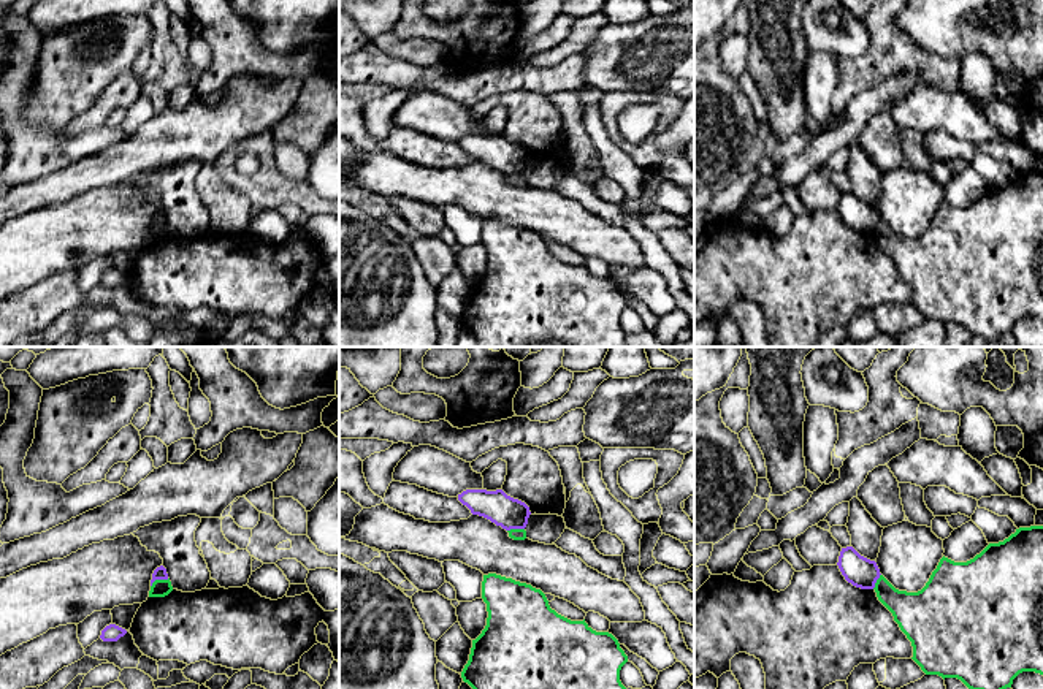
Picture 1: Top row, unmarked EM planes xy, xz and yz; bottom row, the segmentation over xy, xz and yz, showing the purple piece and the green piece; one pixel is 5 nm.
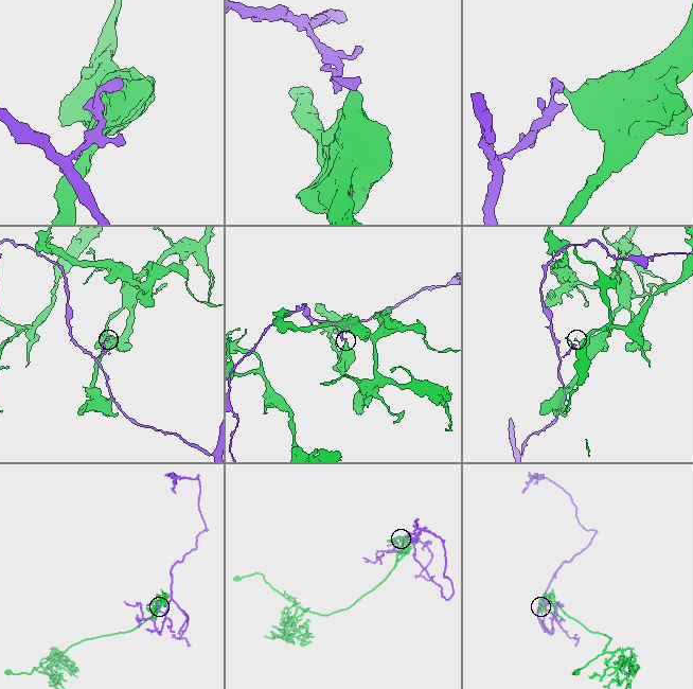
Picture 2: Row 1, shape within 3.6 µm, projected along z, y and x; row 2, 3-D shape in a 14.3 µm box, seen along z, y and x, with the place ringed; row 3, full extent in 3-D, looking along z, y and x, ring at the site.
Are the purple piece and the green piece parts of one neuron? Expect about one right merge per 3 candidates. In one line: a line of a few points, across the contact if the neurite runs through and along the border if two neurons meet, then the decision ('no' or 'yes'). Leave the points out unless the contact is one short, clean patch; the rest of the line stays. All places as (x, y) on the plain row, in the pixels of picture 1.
line xy (168, 224), (157, 224), (151, 232); no

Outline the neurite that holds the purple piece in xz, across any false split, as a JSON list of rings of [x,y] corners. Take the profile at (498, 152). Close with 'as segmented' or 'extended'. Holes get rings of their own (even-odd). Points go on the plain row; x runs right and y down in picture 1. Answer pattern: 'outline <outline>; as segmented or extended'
outline [[[466,135],[458,139],[458,146],[472,160],[483,162],[506,176],[525,174],[531,160],[525,147],[507,141],[502,135]]]; as segmented

